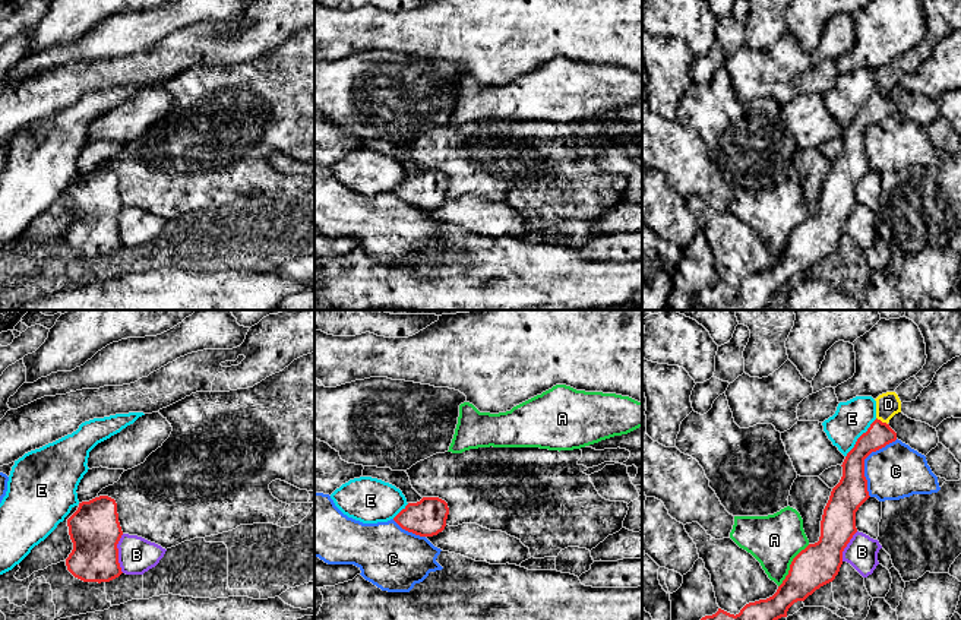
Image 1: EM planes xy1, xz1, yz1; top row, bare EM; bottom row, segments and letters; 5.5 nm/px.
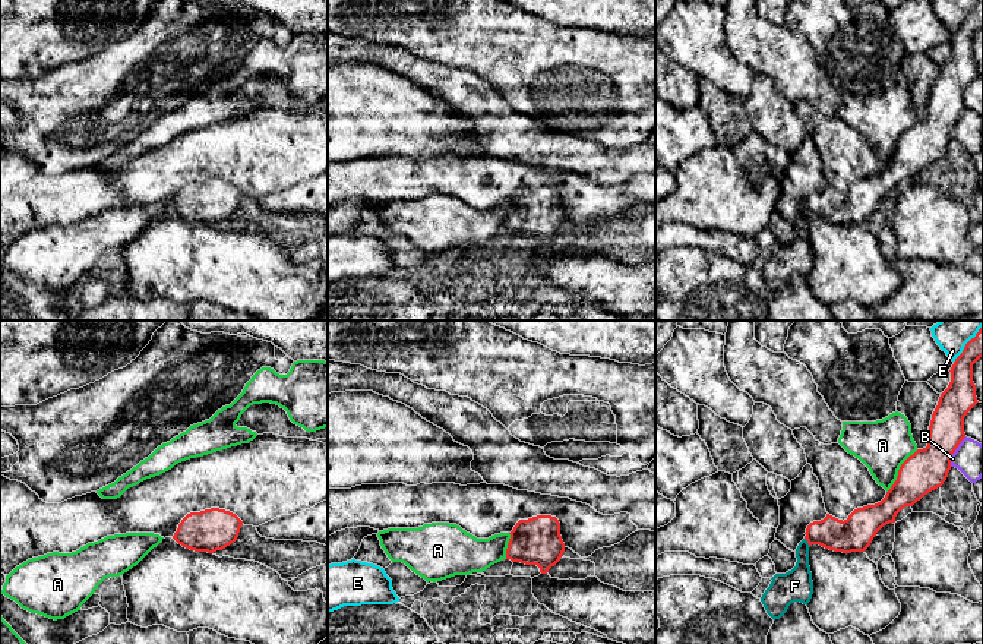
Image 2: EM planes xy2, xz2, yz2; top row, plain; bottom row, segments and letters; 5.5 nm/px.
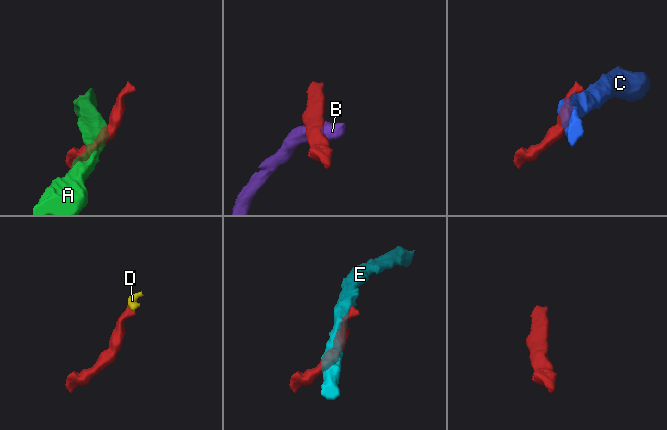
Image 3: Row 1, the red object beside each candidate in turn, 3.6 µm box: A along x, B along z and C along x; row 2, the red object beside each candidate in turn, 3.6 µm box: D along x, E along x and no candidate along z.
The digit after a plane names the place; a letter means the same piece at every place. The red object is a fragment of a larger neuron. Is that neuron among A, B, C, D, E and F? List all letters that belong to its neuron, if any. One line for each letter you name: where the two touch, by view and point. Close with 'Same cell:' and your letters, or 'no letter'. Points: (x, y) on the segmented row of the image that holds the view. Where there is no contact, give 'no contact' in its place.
D: yz1 (881, 421)
F: yz2 (808, 542)
Same cell: D, F

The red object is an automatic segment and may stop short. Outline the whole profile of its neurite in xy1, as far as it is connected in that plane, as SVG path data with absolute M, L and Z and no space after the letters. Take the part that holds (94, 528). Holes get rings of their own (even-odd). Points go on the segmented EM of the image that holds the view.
M99 496L79 503L67 519L73 550L66 559L67 570L83 582L110 582L123 572L117 544L123 535L117 503Z

